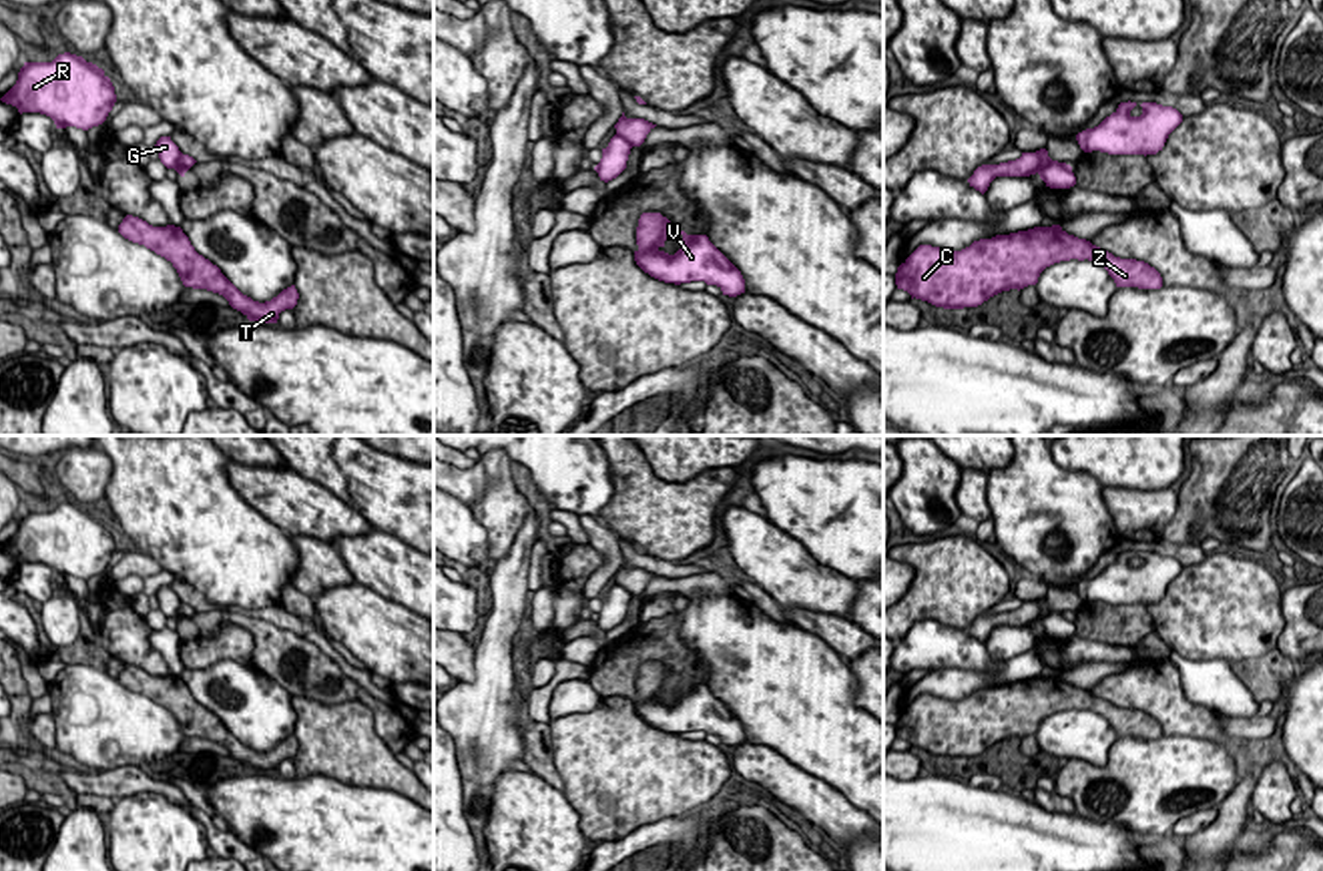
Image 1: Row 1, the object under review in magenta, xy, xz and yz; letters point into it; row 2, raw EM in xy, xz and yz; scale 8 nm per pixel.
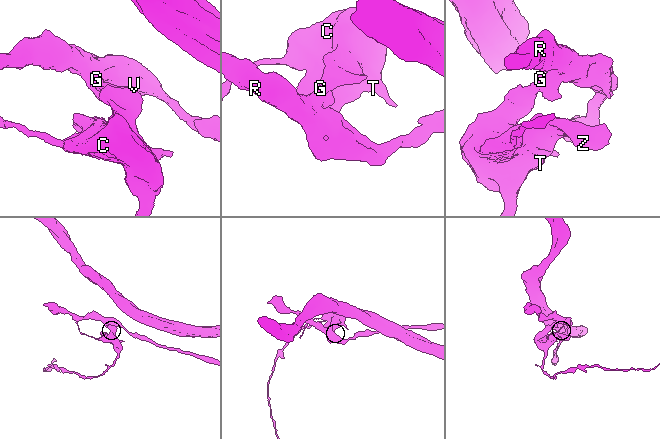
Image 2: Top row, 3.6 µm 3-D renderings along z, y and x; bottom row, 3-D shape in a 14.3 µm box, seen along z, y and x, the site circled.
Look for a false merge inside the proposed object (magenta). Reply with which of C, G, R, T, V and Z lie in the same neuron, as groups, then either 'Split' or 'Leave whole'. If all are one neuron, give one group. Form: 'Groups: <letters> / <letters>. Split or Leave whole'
Groups: C T Z / G R V. Split

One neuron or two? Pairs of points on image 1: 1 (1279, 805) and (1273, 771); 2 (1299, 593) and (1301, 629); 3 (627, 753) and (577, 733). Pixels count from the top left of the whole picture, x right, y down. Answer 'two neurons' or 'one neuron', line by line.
1: one neuron
2: one neuron
3: one neuron

